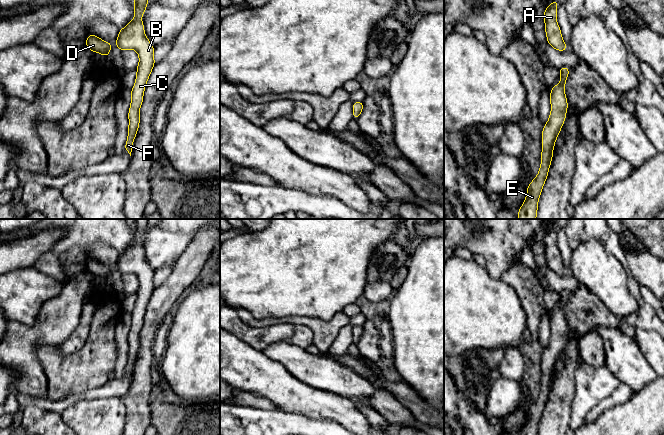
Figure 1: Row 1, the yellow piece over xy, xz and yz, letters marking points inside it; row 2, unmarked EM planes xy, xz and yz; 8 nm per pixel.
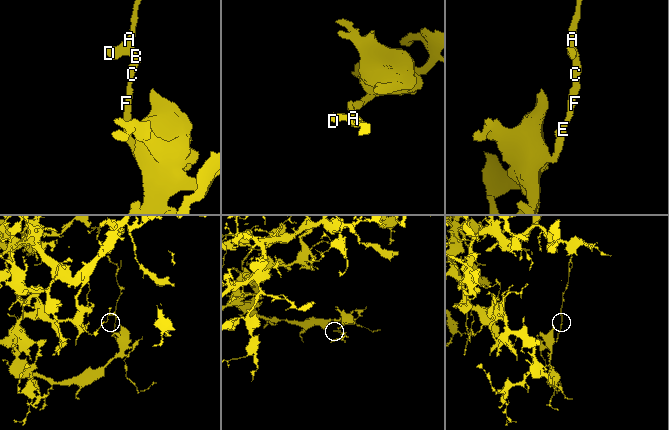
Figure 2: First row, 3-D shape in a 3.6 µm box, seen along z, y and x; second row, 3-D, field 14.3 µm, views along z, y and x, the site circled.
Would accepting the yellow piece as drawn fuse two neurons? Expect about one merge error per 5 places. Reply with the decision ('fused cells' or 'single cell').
single cell

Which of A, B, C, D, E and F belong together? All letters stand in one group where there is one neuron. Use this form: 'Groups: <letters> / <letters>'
Groups: A B C D E F

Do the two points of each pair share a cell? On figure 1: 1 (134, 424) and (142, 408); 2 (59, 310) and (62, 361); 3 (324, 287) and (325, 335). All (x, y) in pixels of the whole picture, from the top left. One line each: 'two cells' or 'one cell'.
1: one cell
2: two cells
3: two cells

